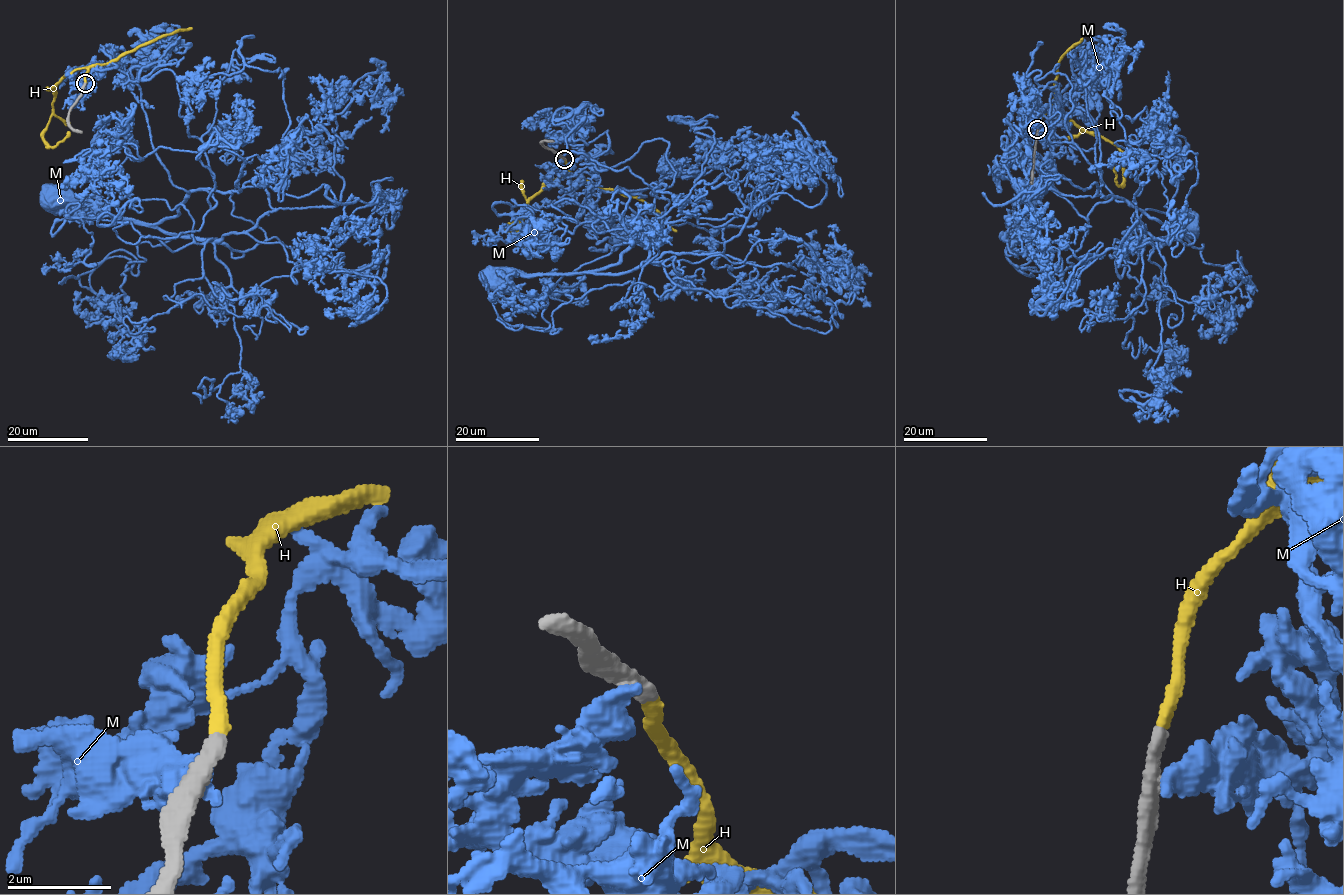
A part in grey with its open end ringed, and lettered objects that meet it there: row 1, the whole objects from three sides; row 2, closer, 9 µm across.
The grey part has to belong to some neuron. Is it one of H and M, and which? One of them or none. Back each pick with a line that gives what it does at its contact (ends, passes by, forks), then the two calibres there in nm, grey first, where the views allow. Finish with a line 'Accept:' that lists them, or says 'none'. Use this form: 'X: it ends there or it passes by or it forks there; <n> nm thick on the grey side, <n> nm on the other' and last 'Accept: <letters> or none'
H: it ends there; 300 nm thick on the grey side, 260 nm on the other
Accept: H

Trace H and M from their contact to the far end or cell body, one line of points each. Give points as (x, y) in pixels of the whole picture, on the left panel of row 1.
H: (85, 83), (85, 67), (64, 75), (55, 90), (43, 140), (53, 147), (69, 132)
M: (83, 86), (115, 64), (131, 81), (169, 69), (215, 187), (191, 191), (177, 215), (152, 225), (59, 195)

